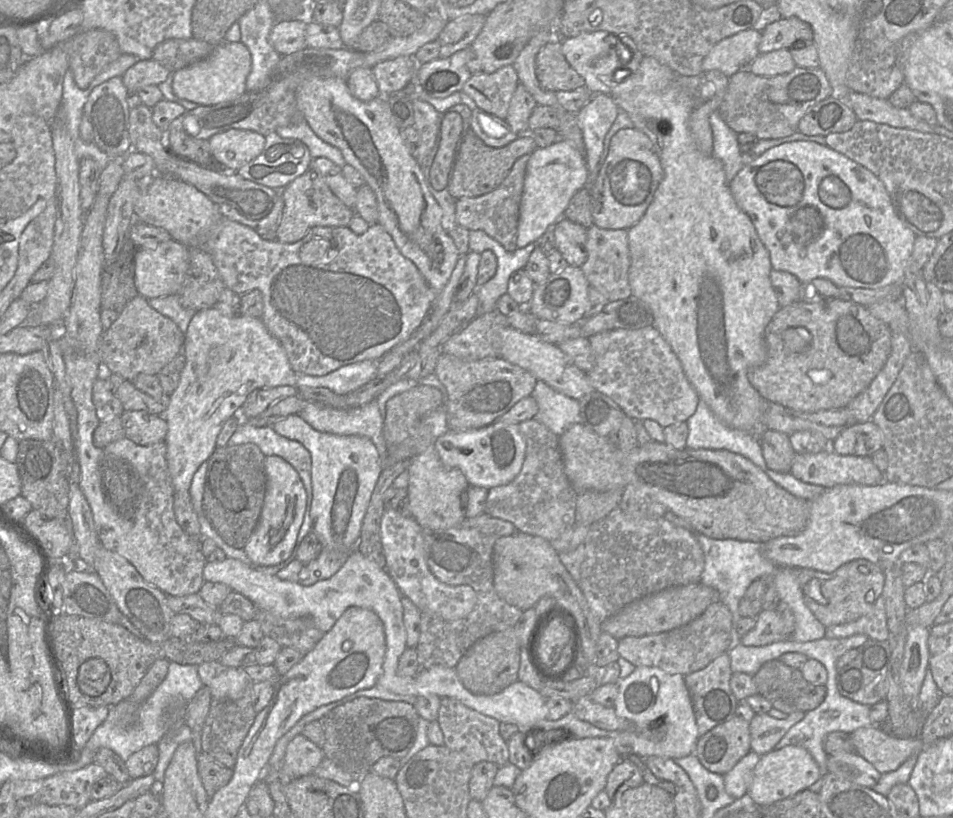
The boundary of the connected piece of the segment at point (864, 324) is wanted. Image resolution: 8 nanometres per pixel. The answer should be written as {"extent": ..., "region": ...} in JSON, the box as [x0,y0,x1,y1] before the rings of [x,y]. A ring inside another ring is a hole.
{"extent":[748,299,892,412],"region":[[[823,299],[817,302],[798,301],[788,306],[780,307],[771,319],[771,321],[766,326],[764,331],[764,341],[767,349],[766,360],[763,365],[753,368],[749,371],[748,379],[751,385],[767,402],[776,403],[789,409],[793,409],[800,412],[817,412],[822,410],[845,408],[855,397],[857,397],[869,386],[872,380],[884,367],[891,352],[891,335],[892,331],[886,323],[884,323],[880,319],[875,318],[869,312],[867,307],[859,305],[857,303],[839,299]],[[792,327],[803,327],[811,335],[809,345],[802,352],[789,352],[787,349],[787,341],[784,342],[785,332]]]}

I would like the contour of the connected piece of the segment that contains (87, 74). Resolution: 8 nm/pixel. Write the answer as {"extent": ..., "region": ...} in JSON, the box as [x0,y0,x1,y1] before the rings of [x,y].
{"extent":[59,29,122,89],"region":[[[102,29],[80,32],[59,43],[63,43],[63,49],[69,55],[69,69],[73,73],[76,84],[81,89],[88,88],[93,79],[122,54],[115,35]]]}

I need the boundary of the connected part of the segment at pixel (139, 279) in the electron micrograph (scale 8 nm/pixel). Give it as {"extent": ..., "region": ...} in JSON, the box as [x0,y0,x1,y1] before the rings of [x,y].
{"extent":[135,239,189,299],"region":[[[175,239],[155,248],[139,248],[135,256],[135,285],[146,299],[177,295],[189,268],[189,251]]]}

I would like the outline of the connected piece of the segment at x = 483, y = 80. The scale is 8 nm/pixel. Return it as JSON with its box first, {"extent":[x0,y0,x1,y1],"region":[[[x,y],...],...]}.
{"extent":[462,65,518,120],"region":[[[507,65],[490,74],[472,75],[464,83],[462,91],[479,109],[505,120],[518,83],[514,67]]]}

